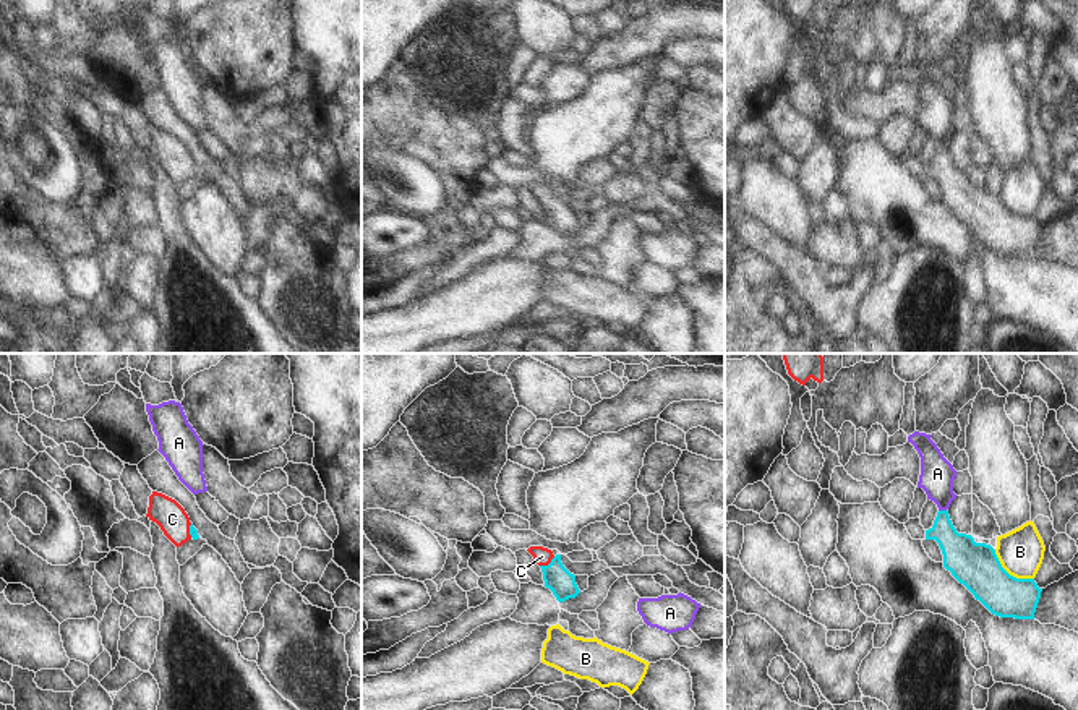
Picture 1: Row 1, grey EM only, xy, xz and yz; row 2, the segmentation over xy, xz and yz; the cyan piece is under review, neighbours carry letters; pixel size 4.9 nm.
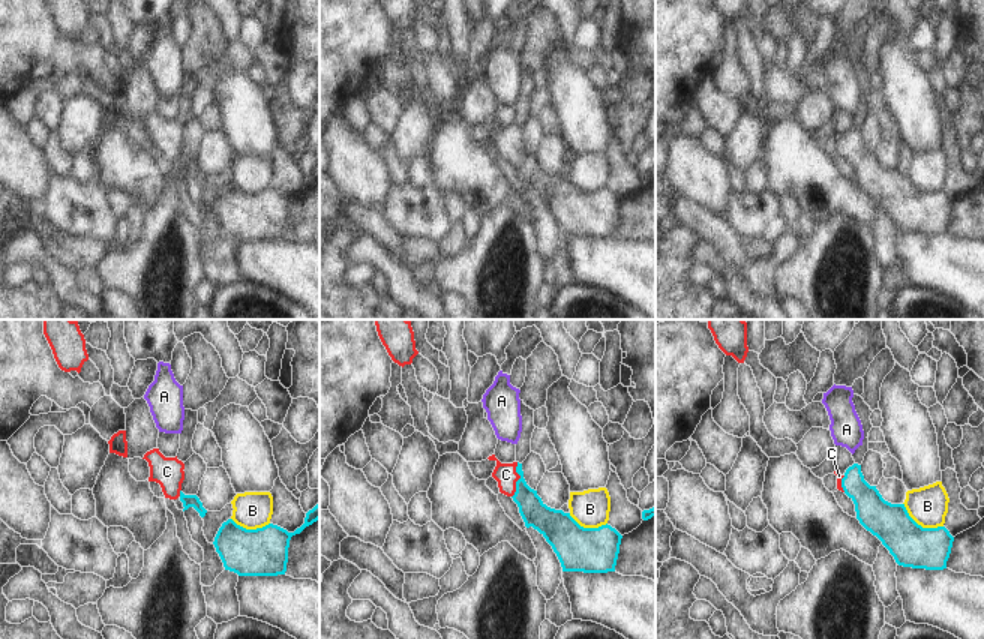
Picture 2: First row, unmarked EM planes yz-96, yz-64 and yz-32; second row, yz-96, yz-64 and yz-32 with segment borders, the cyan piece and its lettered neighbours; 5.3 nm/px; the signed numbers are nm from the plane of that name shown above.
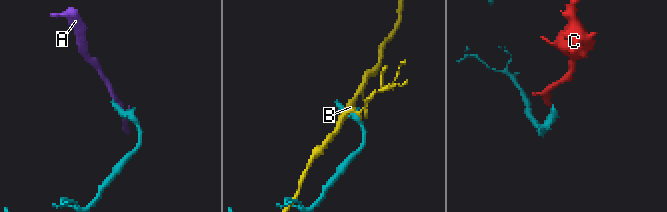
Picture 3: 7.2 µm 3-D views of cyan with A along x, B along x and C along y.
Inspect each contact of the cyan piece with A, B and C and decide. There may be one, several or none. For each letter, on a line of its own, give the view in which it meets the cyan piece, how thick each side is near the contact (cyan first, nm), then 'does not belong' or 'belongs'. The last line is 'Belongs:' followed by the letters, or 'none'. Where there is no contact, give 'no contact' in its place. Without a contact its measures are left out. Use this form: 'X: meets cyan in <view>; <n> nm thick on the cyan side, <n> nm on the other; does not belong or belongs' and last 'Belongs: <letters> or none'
A: meets cyan in yz; 190 nm thick on the cyan side, 170 nm on the other; does not belong
B: meets cyan in yz; 220 nm thick on the cyan side, 220 nm on the other; does not belong
C: meets cyan in xz; 140 nm thick on the cyan side, 90 nm on the other; belongs
Belongs: C

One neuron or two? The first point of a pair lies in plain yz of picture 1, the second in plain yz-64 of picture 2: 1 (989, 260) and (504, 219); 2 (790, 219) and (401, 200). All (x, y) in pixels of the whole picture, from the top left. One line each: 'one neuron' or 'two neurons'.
1: two neurons
2: two neurons

